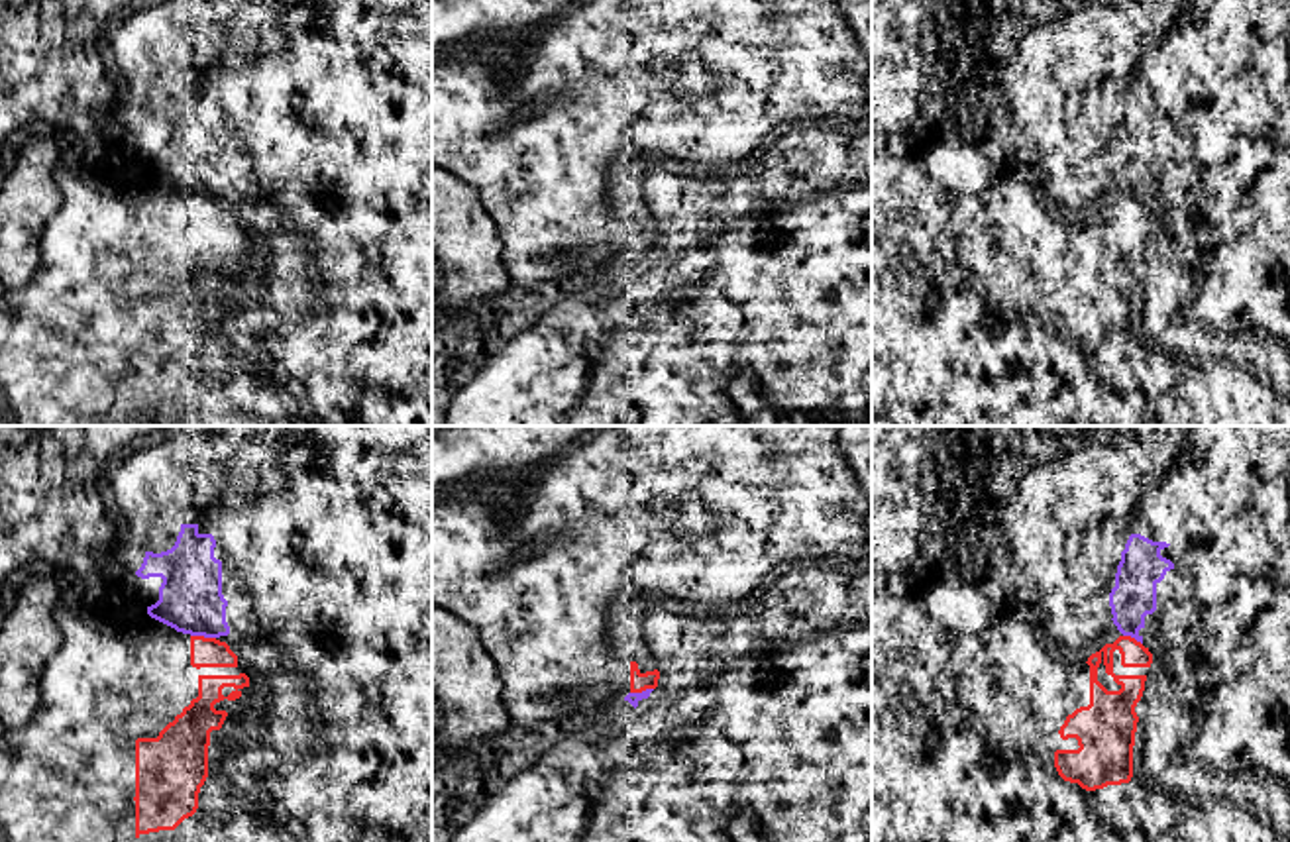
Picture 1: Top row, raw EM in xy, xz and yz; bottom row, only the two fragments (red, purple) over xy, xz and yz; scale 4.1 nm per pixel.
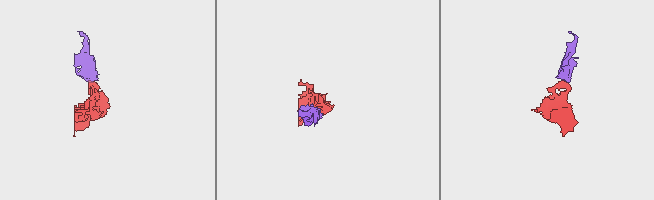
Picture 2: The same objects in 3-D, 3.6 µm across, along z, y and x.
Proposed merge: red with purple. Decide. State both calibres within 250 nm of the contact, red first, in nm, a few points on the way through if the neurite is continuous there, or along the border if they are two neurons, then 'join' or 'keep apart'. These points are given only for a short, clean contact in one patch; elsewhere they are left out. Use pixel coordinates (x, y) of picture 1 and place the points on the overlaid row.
130/260 nm | keep apart

